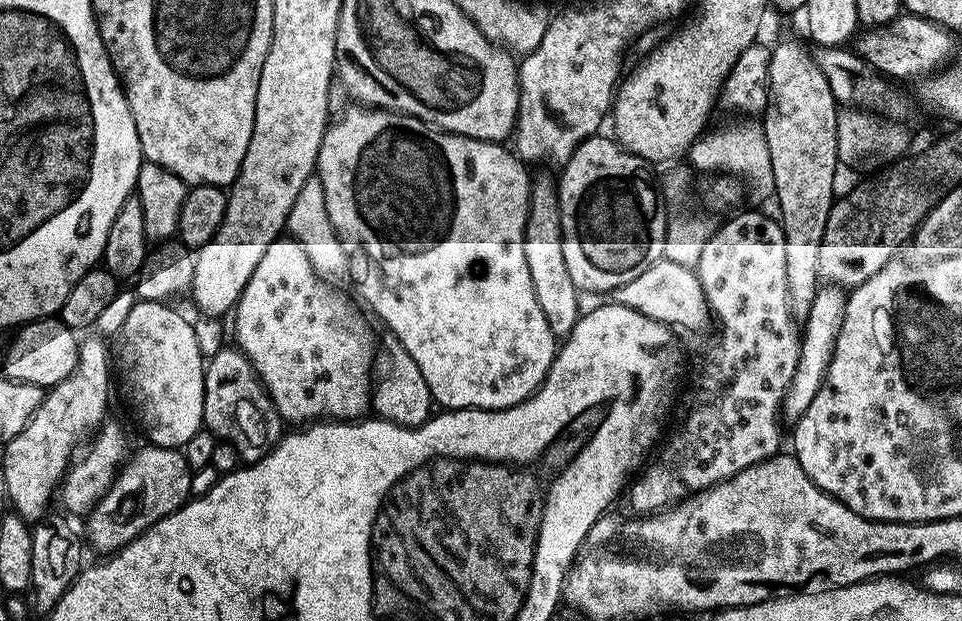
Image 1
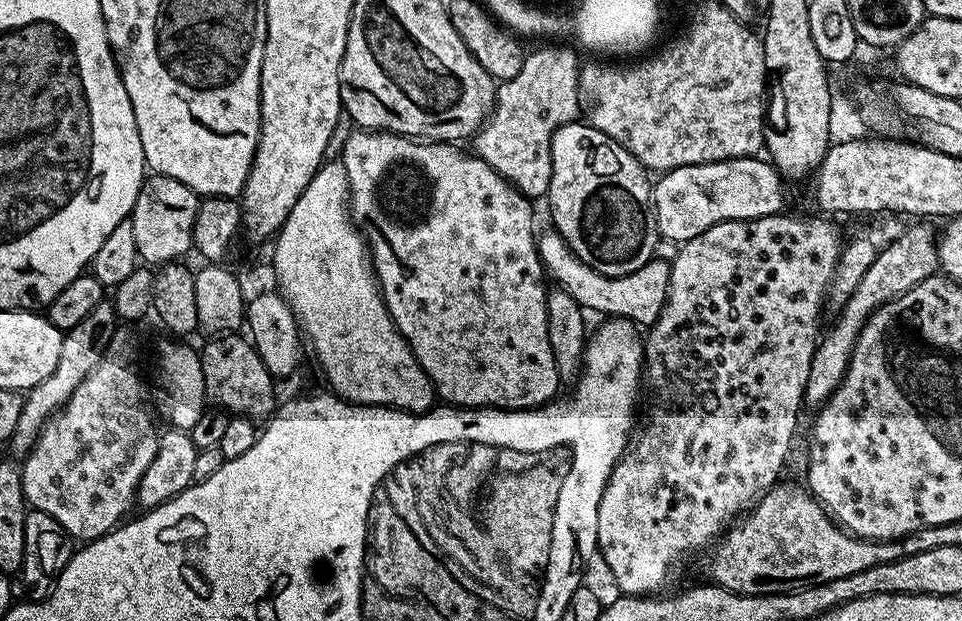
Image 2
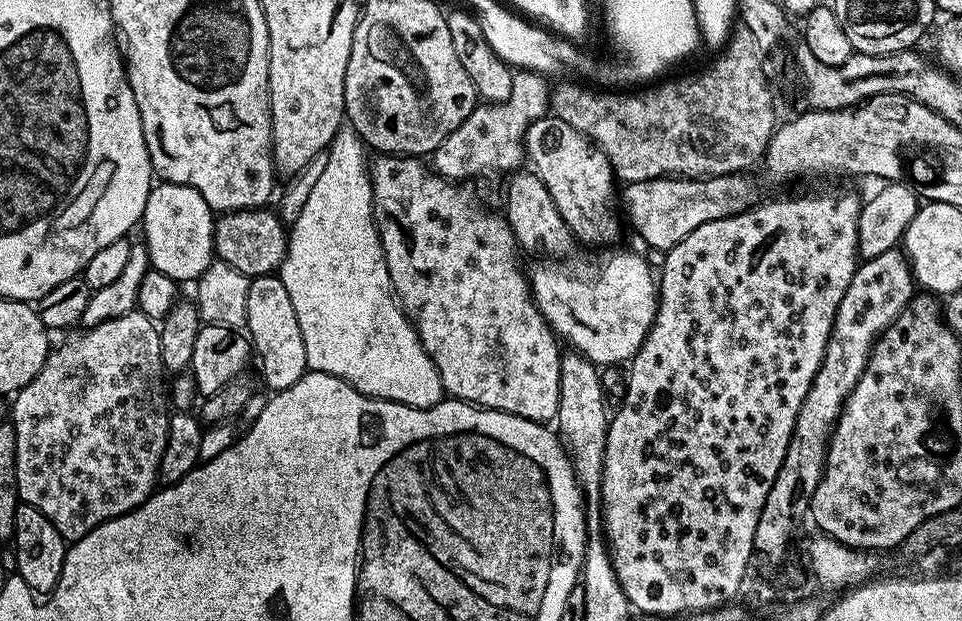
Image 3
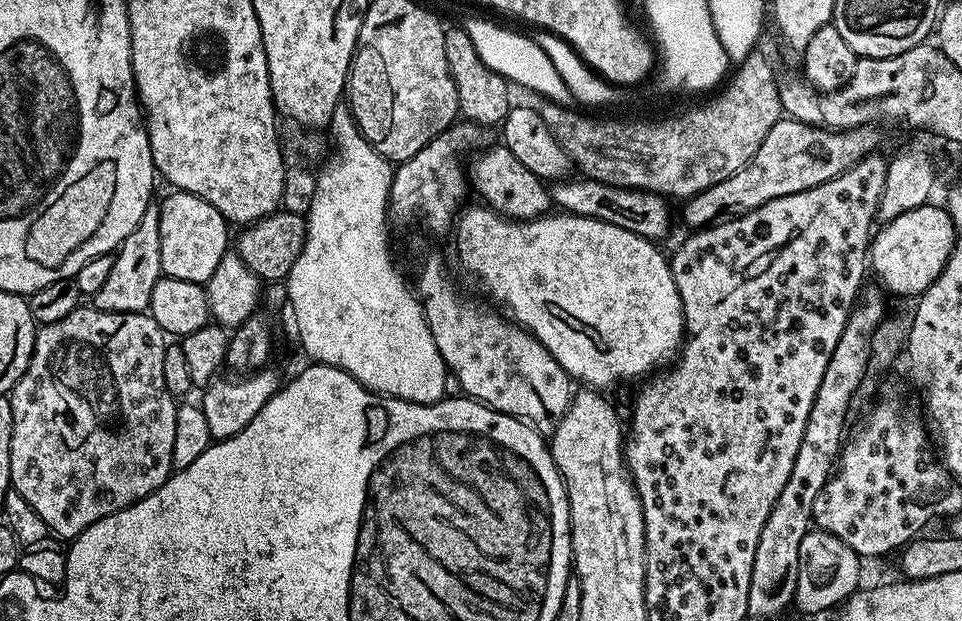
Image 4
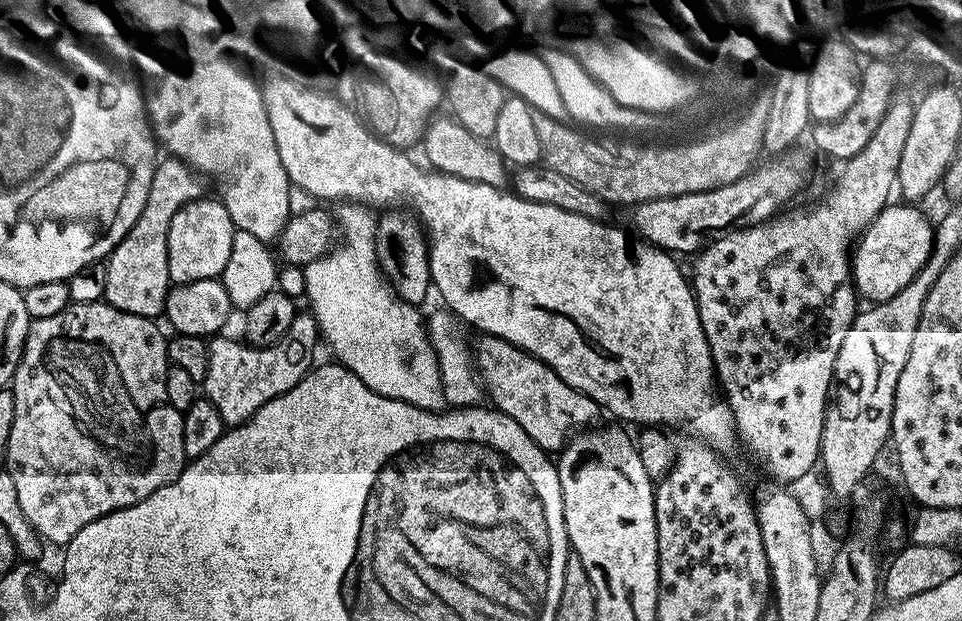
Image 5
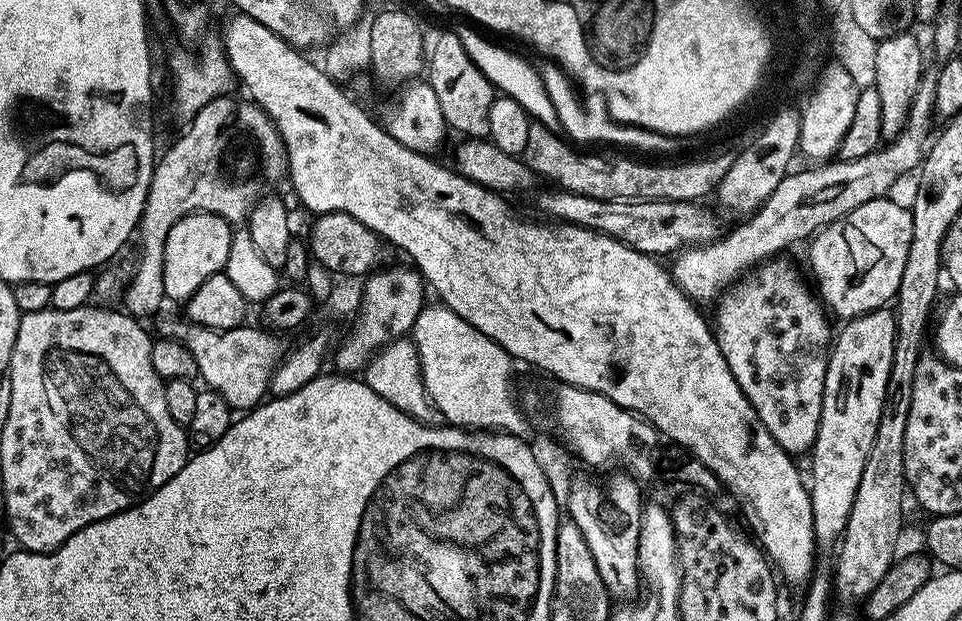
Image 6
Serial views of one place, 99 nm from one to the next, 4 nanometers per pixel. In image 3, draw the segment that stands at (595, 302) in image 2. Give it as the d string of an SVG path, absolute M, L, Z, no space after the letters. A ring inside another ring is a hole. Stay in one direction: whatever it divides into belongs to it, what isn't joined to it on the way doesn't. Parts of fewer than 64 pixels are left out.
M517 170L507 177L508 193L505 194L503 215L510 230L514 234L517 245L528 252L541 252L544 258L564 258L574 245L573 237L568 231L562 214L558 214L558 206L554 206L554 198L550 198L550 190L537 176L535 171Z

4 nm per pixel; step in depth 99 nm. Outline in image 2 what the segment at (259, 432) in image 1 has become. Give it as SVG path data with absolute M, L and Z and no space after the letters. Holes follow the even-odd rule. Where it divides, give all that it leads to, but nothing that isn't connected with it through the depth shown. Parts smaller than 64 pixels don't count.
M221 334L207 341L205 348L199 349L200 361L202 362L202 378L204 379L204 398L209 405L220 410L227 410L233 417L245 416L253 422L267 421L278 408L276 392L272 389L274 377L268 372L253 345L247 339L245 341L240 334Z

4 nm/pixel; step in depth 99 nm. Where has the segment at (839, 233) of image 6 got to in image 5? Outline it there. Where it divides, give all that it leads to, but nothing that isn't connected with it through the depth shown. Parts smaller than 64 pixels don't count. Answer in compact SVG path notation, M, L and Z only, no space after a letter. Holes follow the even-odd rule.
M897 202L889 203L888 207L884 208L876 218L872 222L870 222L868 228L864 229L863 232L860 233L858 239L854 244L854 251L851 253L850 259L852 262L852 283L856 285L856 291L859 293L861 297L864 296L868 299L868 302L877 302L881 300L886 300L888 298L894 297L894 294L898 294L900 290L904 286L906 286L910 281L915 278L919 271L922 270L924 264L927 262L928 255L932 252L932 239L933 239L933 229L934 224L933 221L928 221L926 217L923 216L922 213L919 212L919 207L913 206L908 202L899 202L900 204L896 204Z

